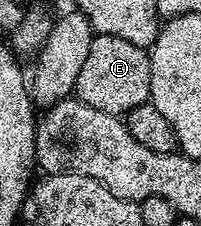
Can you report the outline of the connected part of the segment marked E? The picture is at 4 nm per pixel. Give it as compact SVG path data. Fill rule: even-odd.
M98 34L91 40L87 61L79 71L75 96L99 112L124 116L149 101L151 92L151 64L146 50L123 40L120 36Z

